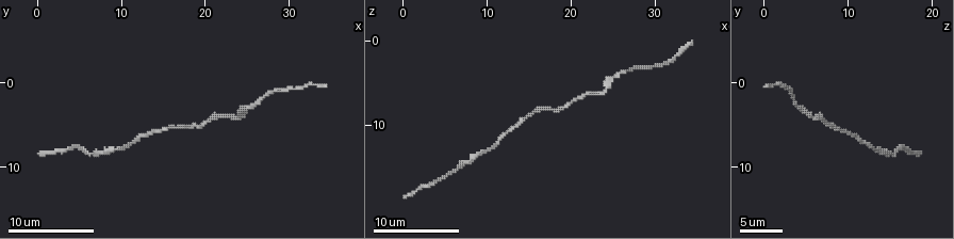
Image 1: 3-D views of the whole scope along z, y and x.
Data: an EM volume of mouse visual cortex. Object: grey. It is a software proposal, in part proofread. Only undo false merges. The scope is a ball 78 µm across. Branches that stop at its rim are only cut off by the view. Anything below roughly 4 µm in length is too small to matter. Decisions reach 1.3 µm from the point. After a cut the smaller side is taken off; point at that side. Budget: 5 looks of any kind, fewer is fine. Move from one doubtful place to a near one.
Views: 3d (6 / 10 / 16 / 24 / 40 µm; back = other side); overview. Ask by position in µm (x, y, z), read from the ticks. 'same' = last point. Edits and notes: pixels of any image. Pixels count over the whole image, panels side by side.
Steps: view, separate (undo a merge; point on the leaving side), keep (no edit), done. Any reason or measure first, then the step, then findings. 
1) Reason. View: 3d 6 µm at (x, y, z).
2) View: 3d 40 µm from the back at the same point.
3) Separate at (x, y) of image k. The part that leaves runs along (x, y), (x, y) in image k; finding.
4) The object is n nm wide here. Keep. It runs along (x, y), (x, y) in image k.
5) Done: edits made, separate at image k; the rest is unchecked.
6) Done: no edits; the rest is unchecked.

Thick turns thin. View: 3d 10 µm at (8.6, 7.8, 13.4).

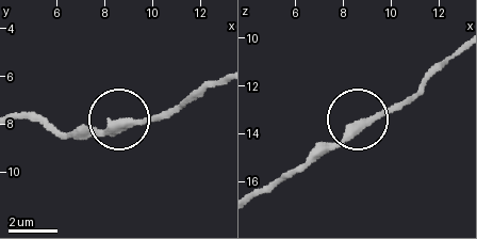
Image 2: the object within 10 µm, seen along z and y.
Keep. It runs along (216, 79), (203, 81), (154, 118), (78, 128) in image 2; continuous, no second cell.

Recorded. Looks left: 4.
View: 3d 16 µm at (17.0, 5.6, 7.8).

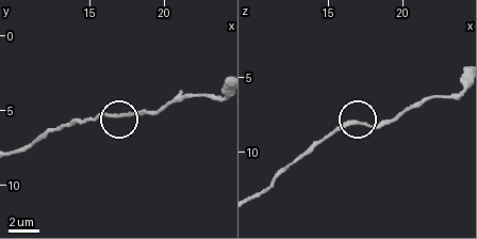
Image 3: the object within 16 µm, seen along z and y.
View: 3d 16 µm from the back at (17.0, 5.4, 8.0).

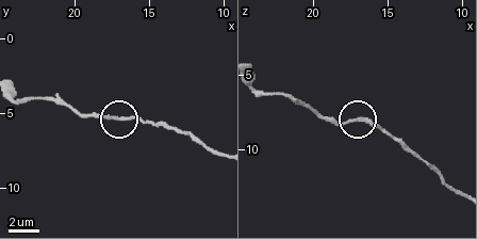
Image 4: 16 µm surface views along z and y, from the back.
Keep. It runs along (118, 118), (163, 123) in image 4; one cell here.

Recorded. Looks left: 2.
Sudden change in width. View: 3d 10 µm at (23.8, 4.0, 6.2).

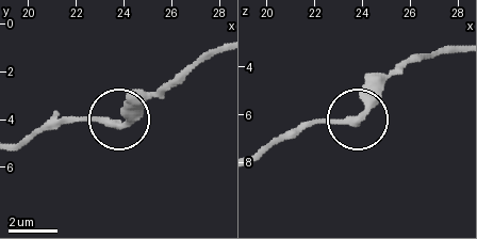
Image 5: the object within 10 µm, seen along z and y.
The object is 280 nm wide here. Keep. All the same cell.

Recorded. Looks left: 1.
Done: no edits; the rest is unchecked.

